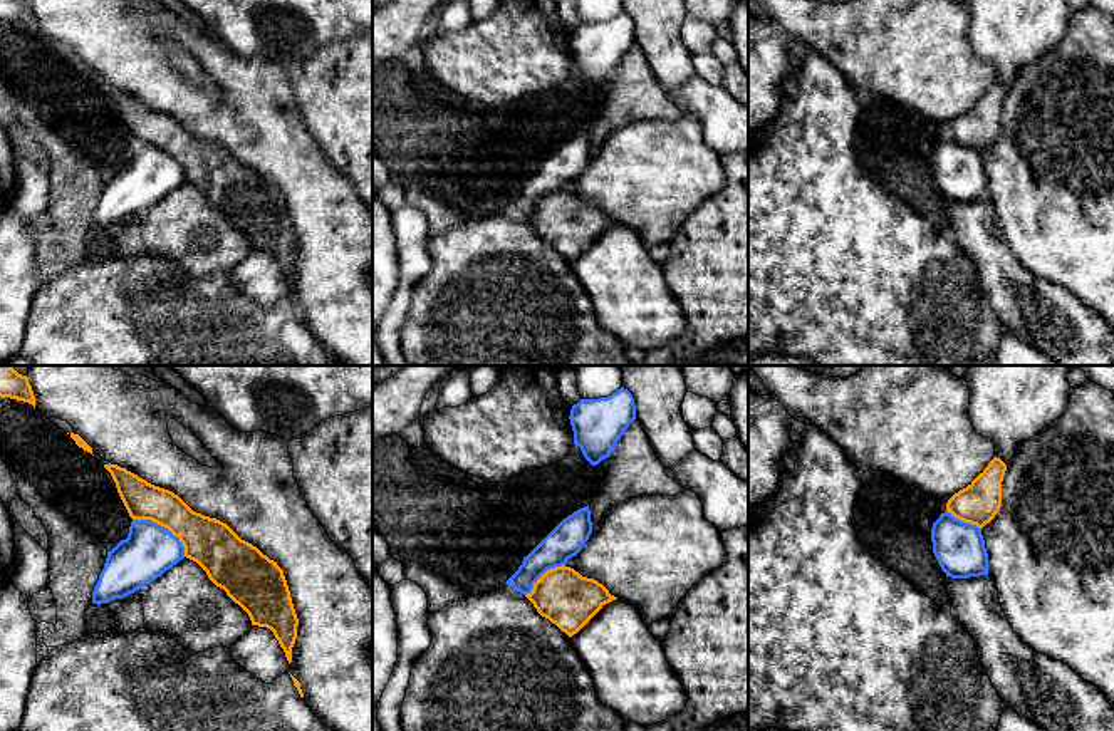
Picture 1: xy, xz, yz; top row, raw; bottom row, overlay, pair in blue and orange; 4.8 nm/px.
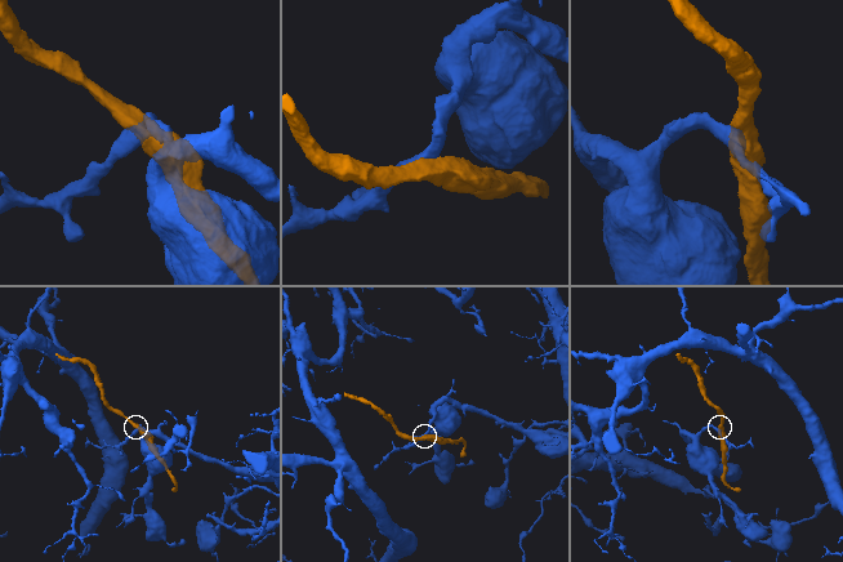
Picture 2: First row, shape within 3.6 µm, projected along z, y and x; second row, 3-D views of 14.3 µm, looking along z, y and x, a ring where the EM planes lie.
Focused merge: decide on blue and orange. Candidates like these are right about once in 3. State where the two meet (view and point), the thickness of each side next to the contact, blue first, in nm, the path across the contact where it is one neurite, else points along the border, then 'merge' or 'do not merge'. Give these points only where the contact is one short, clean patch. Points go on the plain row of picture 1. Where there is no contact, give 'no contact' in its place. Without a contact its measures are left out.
contact xy (163, 151); calibres 260 and 240 nm; border xy (133, 143), (150, 143), (166, 151), (182, 168), (185, 180); do not merge

